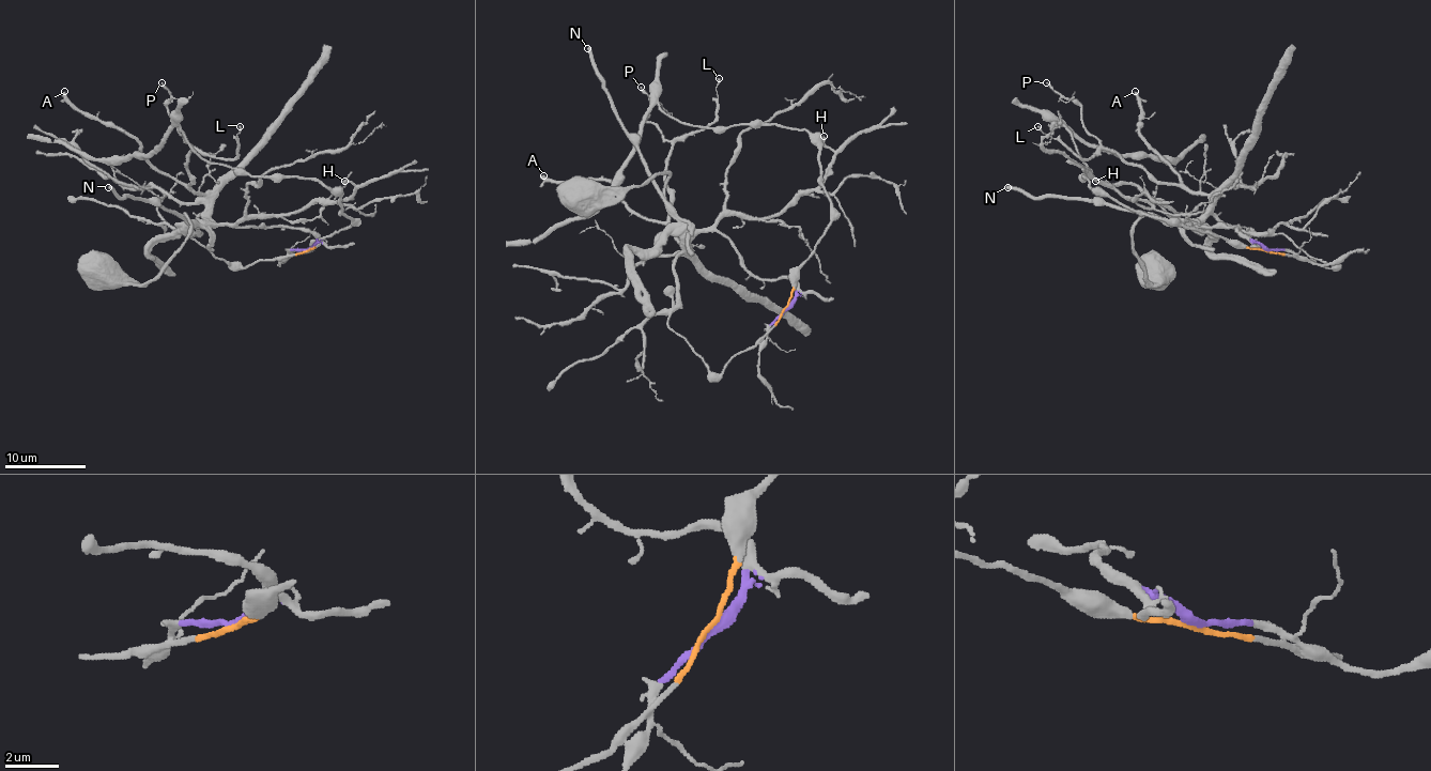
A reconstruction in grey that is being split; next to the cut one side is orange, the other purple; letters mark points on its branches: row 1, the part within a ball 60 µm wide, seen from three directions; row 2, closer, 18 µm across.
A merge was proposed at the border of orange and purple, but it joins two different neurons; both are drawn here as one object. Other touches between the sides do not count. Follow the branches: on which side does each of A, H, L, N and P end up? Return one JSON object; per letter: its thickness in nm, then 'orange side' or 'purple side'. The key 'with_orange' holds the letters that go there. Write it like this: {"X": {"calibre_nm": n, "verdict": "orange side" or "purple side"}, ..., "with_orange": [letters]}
{"A": {"calibre_nm": 320, "verdict": "purple side"}, "H": {"calibre_nm": 280, "verdict": "purple side"}, "L": {"calibre_nm": 150, "verdict": "purple side"}, "N": {"calibre_nm": 360, "verdict": "purple side"}, "P": {"calibre_nm": 180, "verdict": "purple side"}, "with_orange": []}

